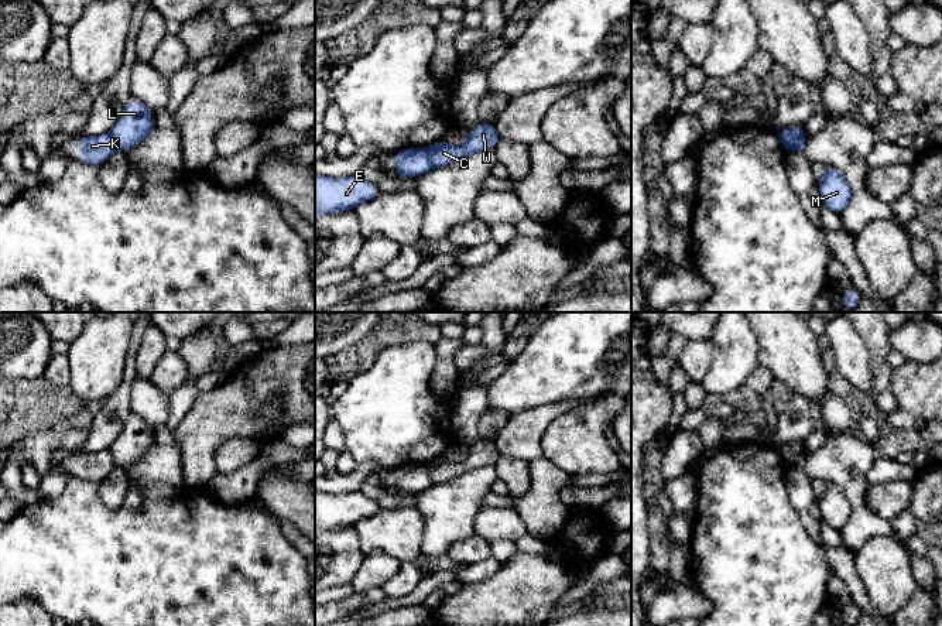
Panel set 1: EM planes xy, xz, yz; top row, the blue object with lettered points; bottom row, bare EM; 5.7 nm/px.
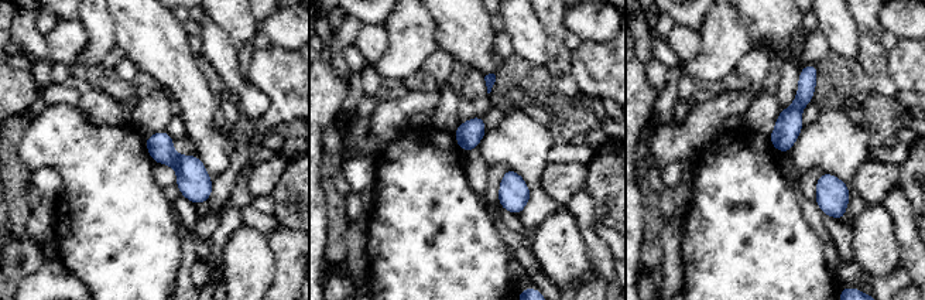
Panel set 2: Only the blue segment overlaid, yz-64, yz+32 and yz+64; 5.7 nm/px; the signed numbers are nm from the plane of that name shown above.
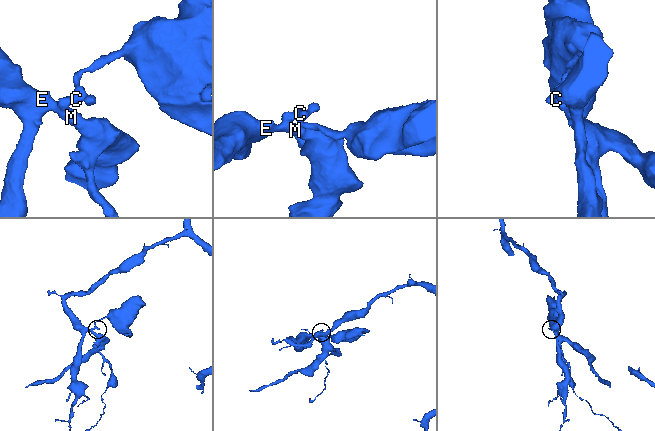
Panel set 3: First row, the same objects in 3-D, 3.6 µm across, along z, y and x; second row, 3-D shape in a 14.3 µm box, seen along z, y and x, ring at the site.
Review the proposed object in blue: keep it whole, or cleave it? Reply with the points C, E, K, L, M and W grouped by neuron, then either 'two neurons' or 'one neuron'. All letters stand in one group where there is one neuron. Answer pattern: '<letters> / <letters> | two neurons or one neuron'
C L W / E K M | two neurons

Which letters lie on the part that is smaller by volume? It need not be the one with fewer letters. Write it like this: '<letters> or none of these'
C, L, W

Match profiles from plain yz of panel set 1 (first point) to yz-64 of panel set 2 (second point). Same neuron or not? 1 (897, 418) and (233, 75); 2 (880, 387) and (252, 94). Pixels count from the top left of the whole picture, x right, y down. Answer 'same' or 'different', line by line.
1: same
2: different

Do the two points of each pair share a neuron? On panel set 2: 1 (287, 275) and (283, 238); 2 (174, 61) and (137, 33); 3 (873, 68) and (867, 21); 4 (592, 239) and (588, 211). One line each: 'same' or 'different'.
1: same
2: same
3: same
4: same

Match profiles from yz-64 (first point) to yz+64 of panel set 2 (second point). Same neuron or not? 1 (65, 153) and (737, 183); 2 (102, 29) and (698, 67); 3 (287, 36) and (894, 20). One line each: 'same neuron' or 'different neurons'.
1: same neuron
2: same neuron
3: same neuron

